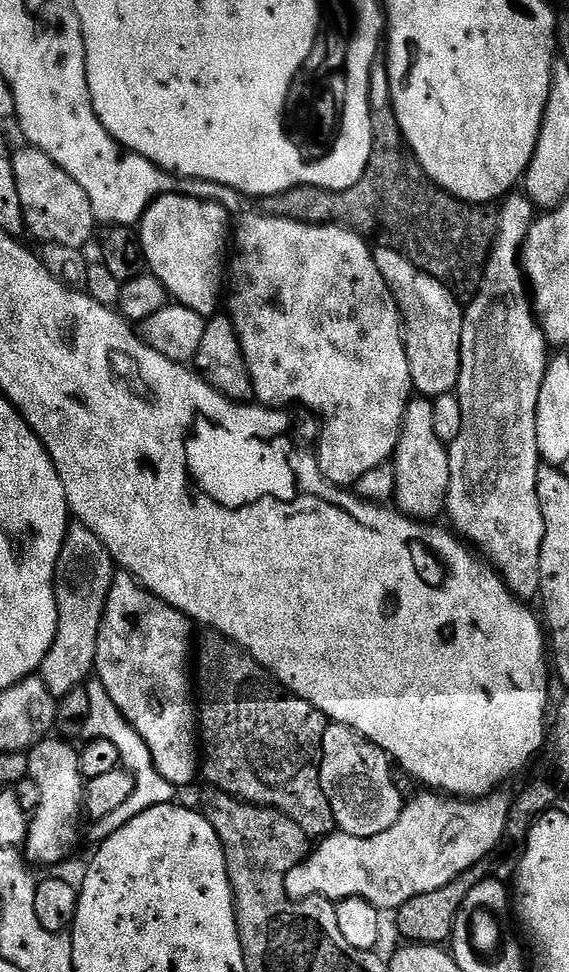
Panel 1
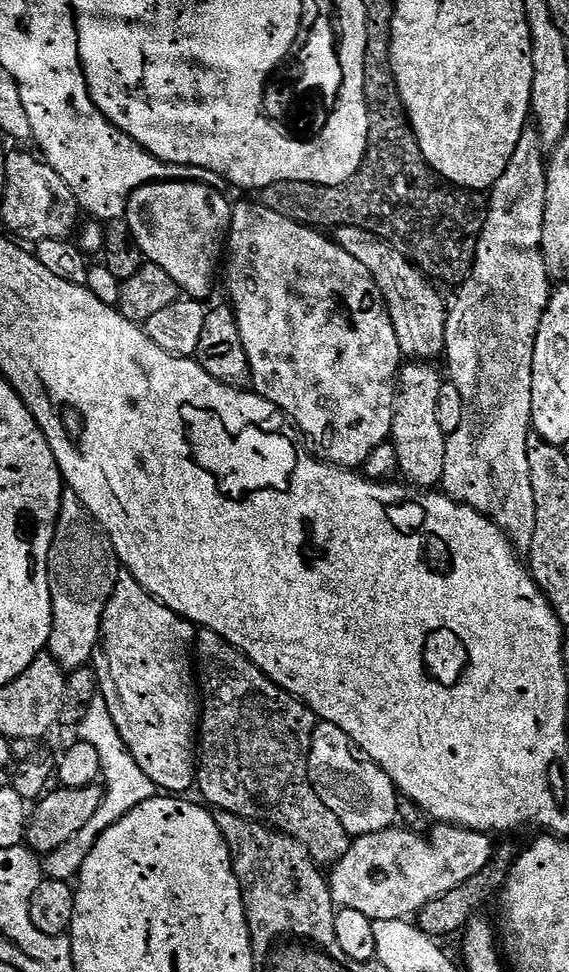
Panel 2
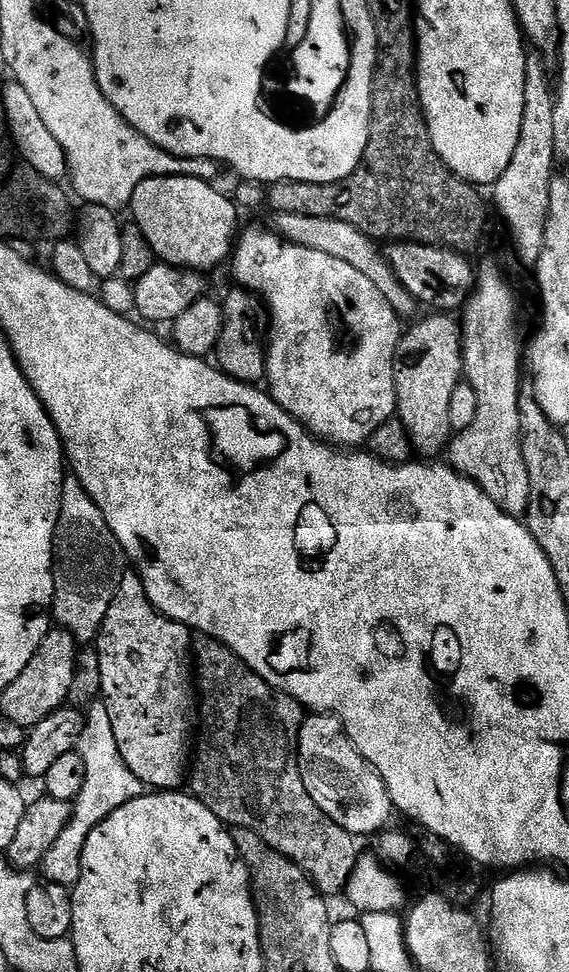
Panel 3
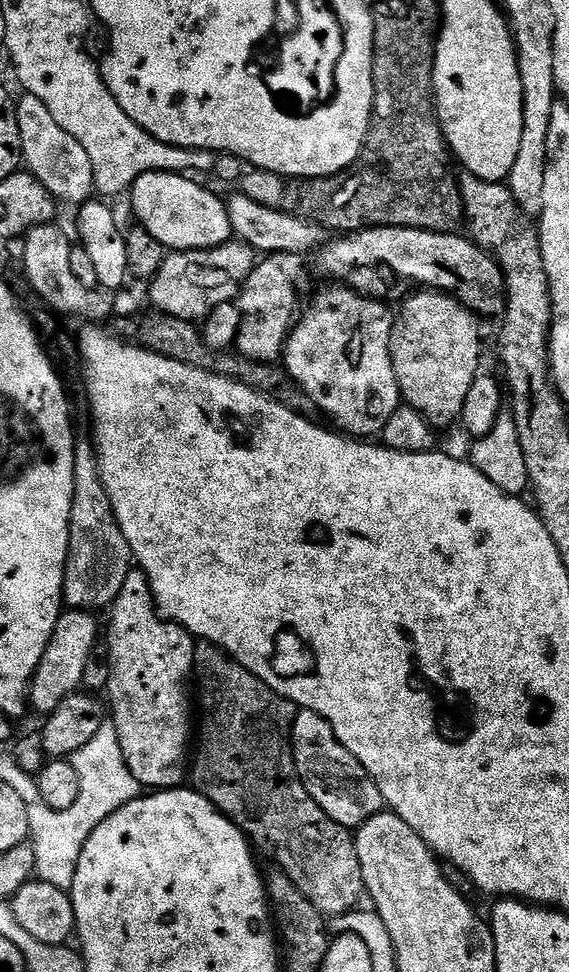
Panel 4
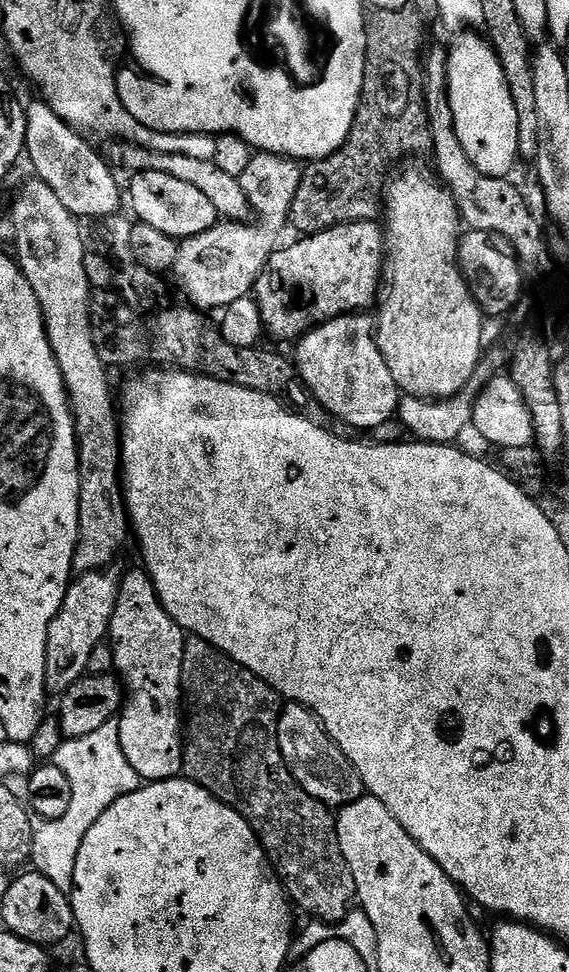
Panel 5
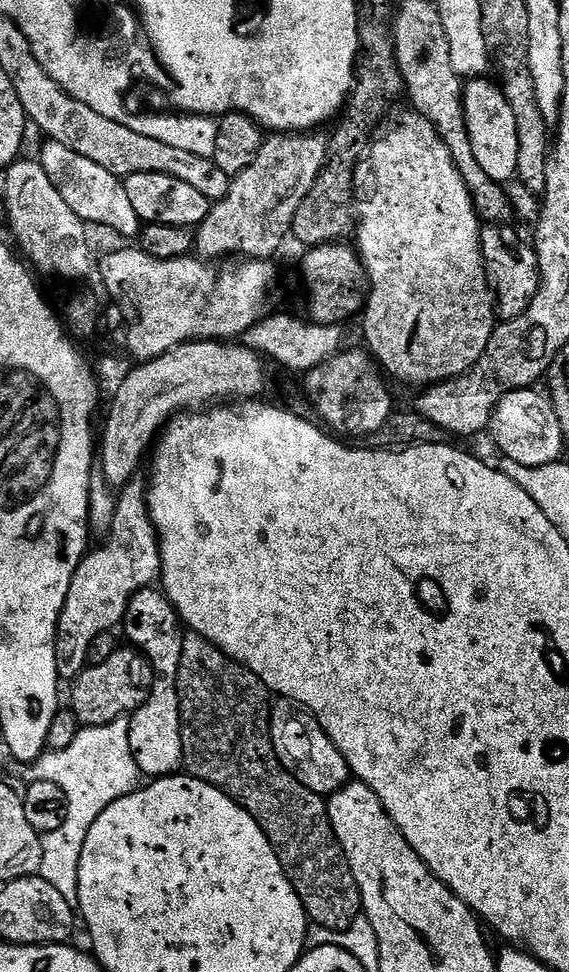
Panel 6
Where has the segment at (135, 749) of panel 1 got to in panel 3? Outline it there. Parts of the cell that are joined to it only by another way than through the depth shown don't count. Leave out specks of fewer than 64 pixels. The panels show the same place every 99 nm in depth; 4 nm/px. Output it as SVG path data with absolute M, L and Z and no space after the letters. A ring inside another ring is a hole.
M97 702L87 709L78 751L82 762L86 762L86 782L82 786L80 799L75 801L72 820L43 860L43 879L50 884L75 886L82 870L82 850L86 846L86 838L90 838L90 830L94 830L94 826L101 824L111 812L146 792L146 786L130 770L130 766L122 762L122 754L118 754L114 726L110 723L110 714L104 703Z

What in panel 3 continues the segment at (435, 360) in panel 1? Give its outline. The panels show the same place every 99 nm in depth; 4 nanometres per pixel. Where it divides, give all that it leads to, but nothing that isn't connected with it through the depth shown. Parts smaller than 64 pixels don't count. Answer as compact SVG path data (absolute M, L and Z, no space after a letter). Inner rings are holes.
M279 214L275 219L275 231L283 236L288 243L306 246L310 250L322 250L322 254L342 258L342 262L350 262L350 266L362 270L362 274L366 274L366 278L370 278L370 282L374 282L374 286L378 286L378 290L382 290L382 298L386 298L386 302L390 302L390 306L395 310L397 316L407 318L407 316L415 317L417 315L415 312L416 308L418 309L418 302L410 295L406 286L396 275L396 271L389 264L388 257L382 251L381 245L377 241L371 240L366 234L362 234L362 230L334 218Z

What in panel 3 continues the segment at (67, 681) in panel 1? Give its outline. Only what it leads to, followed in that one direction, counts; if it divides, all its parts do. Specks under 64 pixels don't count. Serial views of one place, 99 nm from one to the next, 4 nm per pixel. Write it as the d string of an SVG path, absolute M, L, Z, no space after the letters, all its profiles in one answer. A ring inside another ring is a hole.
M65 475L56 537L52 543L52 577L56 585L50 611L55 623L68 631L76 640L77 645L91 645L100 635L100 627L110 610L110 602L114 602L114 594L128 567L128 558L125 556L118 538L114 538L114 530L110 530L110 526L106 526L106 517L102 515L102 510L98 510L98 502L94 502L94 498L90 498L90 494L86 494L86 490L77 476Z

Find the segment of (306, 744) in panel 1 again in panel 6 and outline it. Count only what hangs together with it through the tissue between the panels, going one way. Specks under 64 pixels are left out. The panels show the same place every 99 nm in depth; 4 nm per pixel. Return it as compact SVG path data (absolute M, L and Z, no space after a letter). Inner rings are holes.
M189 631L182 642L182 662L176 675L176 697L180 699L180 729L184 751L183 771L195 780L206 782L222 794L226 794L238 806L242 806L262 826L278 862L290 878L309 921L315 927L341 932L346 930L362 914L358 882L354 882L352 868L346 854L334 834L330 822L327 799L314 790L306 790L298 778L294 778L282 766L272 741L273 693L249 668L243 668L231 660L218 646L214 646L197 632Z

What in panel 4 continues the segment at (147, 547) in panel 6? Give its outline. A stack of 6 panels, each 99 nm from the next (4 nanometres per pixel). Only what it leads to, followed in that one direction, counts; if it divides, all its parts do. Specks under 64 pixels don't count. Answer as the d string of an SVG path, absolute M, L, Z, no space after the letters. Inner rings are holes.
M64 610L61 611L58 622L54 626L54 634L42 654L42 662L38 662L36 672L32 676L32 683L28 685L28 699L30 708L41 714L53 712L64 699L72 695L82 685L82 670L86 670L86 658L98 647L96 640L96 620L88 610Z

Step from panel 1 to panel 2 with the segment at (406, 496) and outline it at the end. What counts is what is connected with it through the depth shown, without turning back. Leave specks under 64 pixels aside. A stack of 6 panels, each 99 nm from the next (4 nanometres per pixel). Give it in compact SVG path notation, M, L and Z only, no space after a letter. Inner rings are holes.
M408 362L400 369L396 417L392 423L390 442L398 450L400 472L409 485L420 490L432 490L446 474L446 446L448 437L438 420L438 400L442 398L445 381L432 366L422 362Z

